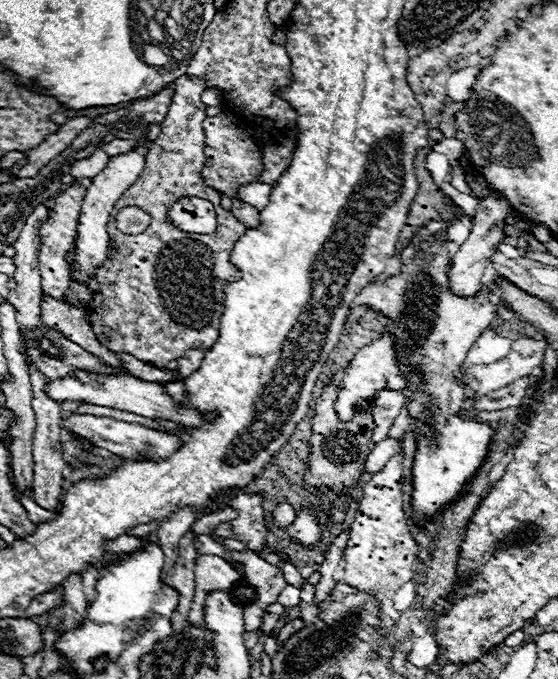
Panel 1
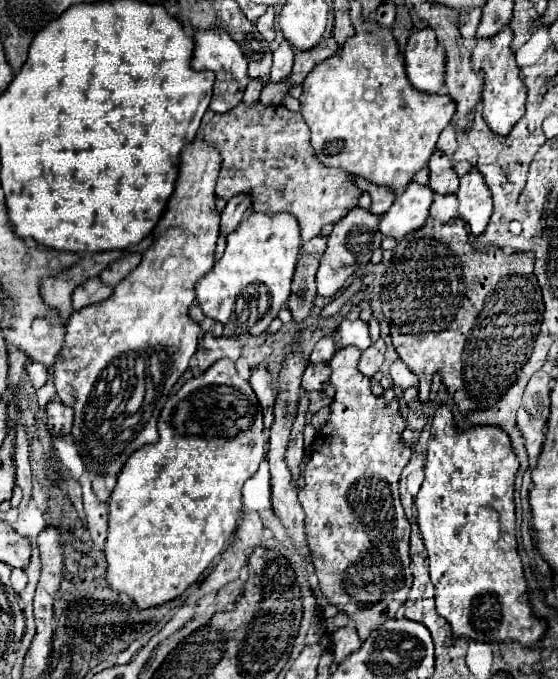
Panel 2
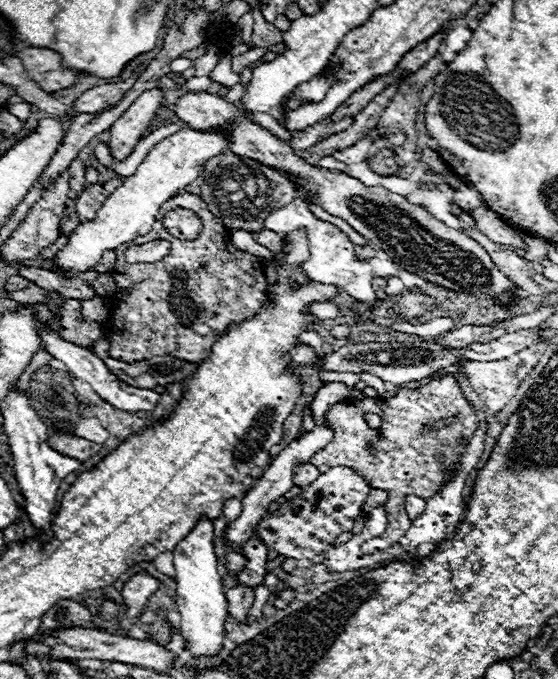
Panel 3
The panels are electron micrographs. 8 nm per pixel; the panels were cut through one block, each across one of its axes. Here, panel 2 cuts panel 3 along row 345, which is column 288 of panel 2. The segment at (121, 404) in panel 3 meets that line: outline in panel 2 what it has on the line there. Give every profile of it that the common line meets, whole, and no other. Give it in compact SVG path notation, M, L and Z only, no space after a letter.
M282 42L274 52L274 66L272 66L272 74L270 80L272 82L280 82L284 78L288 78L290 70L292 70L292 60L294 60L294 50L288 42Z

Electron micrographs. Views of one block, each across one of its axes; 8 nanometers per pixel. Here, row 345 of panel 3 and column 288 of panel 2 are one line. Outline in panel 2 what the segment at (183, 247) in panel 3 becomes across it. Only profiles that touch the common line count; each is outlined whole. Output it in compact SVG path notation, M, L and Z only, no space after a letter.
M240 102L236 108L214 114L212 120L204 126L202 138L206 144L214 146L222 156L222 168L216 180L216 194L246 194L252 196L252 210L262 214L278 214L288 212L296 216L300 224L302 242L310 242L324 224L338 222L350 208L358 206L360 190L348 180L348 174L340 168L328 168L320 164L314 156L312 146L308 144L308 124L302 114L290 112L282 104L278 106L262 106L262 104L244 104Z

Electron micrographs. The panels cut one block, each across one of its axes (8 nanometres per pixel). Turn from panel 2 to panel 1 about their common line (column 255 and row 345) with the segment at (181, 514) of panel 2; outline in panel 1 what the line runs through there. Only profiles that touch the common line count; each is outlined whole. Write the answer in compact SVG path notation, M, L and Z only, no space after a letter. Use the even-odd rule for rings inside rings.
M424 228L418 230L418 234L410 240L414 246L414 256L406 262L400 264L400 272L396 276L390 276L386 280L374 280L368 282L360 296L352 302L352 306L368 306L388 318L390 322L386 324L388 334L392 334L394 340L394 352L398 360L398 368L402 376L406 378L406 386L412 392L408 396L408 412L412 418L412 424L416 426L412 434L416 436L416 454L412 460L412 518L418 526L422 526L426 520L434 518L440 510L448 508L452 502L460 500L464 496L464 486L478 474L480 466L484 464L488 452L490 452L490 442L494 438L494 428L476 422L472 418L464 418L460 414L462 402L466 398L466 380L462 374L462 364L466 360L468 350L474 346L476 338L482 336L492 324L496 322L498 310L502 306L486 300L480 308L474 308L476 294L474 296L456 296L450 290L448 282L448 266L450 266L450 252L448 252L448 240L444 234L424 234ZM422 242L430 242L428 248L422 246Z

